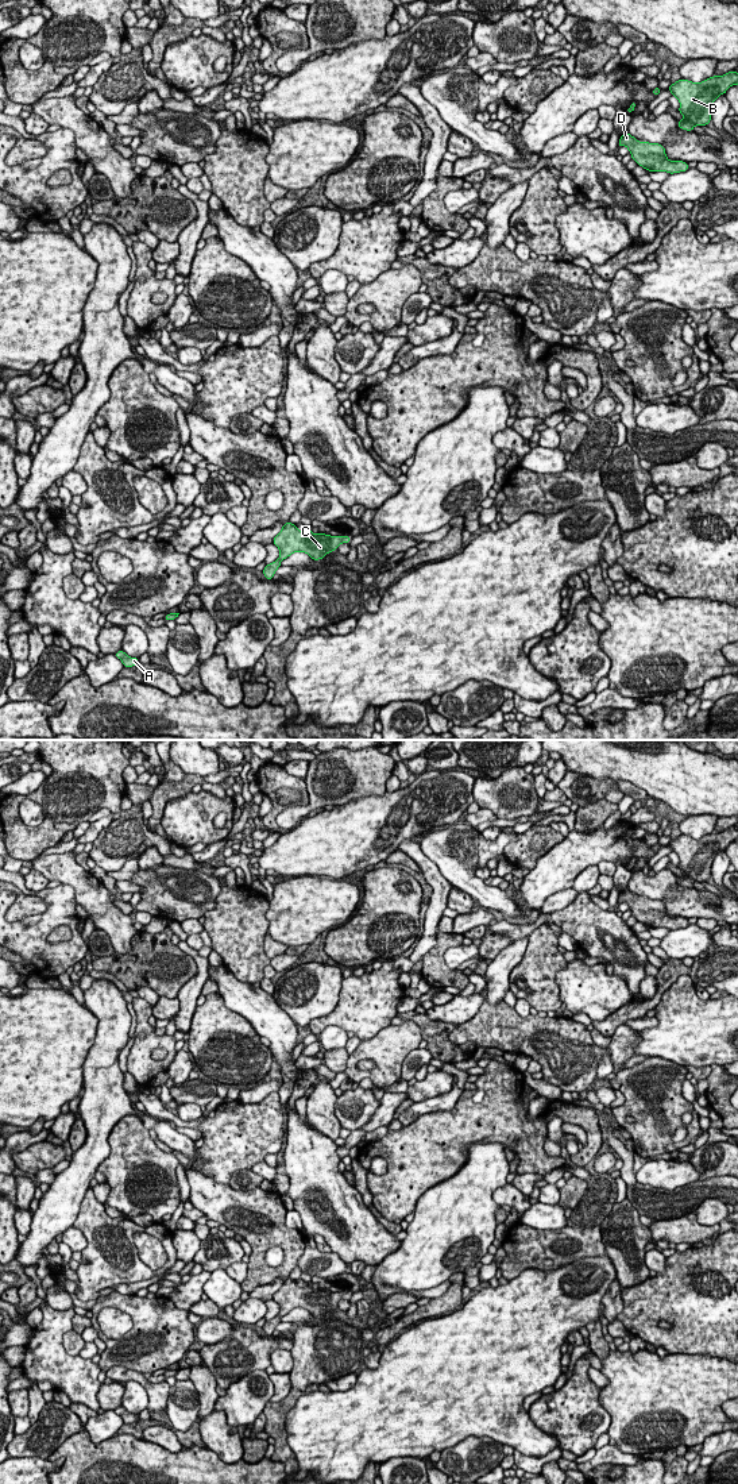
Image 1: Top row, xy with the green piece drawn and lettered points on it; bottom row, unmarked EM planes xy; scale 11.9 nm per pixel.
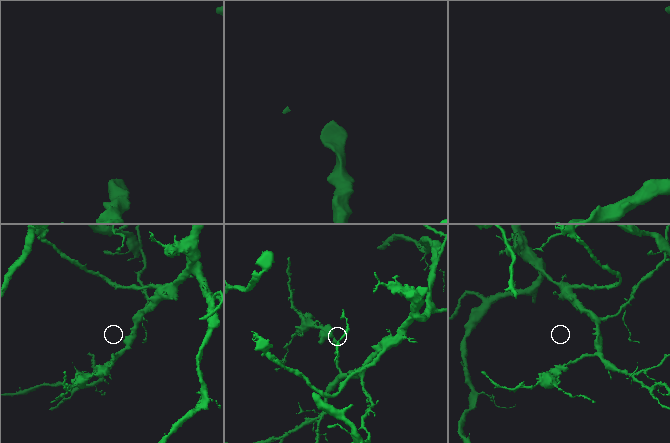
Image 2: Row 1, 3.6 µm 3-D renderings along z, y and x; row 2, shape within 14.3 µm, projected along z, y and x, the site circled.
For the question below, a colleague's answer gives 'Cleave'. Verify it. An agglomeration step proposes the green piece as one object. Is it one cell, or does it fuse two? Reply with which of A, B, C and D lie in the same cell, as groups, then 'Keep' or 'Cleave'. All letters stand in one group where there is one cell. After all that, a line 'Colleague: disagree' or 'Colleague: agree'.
Groups: A B C D. Keep
Colleague: disagree

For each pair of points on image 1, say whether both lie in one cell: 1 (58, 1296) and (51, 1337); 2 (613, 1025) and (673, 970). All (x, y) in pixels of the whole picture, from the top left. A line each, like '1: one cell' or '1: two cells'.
1: two cells
2: one cell

